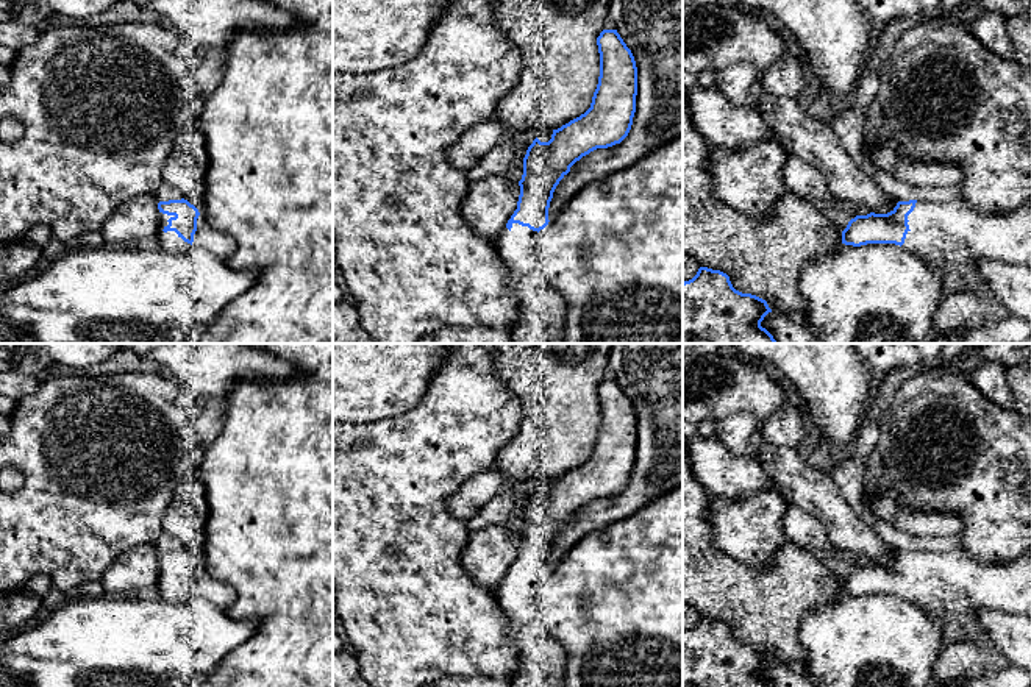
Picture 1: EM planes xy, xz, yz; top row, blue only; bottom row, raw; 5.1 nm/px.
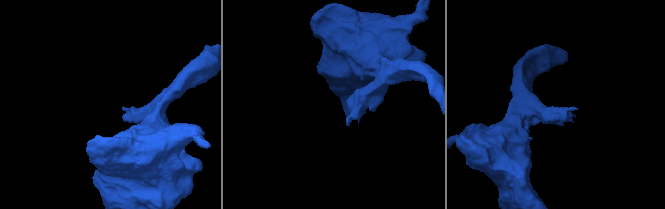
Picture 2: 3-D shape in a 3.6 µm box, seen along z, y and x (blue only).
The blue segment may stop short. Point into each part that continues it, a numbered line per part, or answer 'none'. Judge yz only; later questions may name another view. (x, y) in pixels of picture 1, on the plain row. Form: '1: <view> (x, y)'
1: yz (952, 581)

